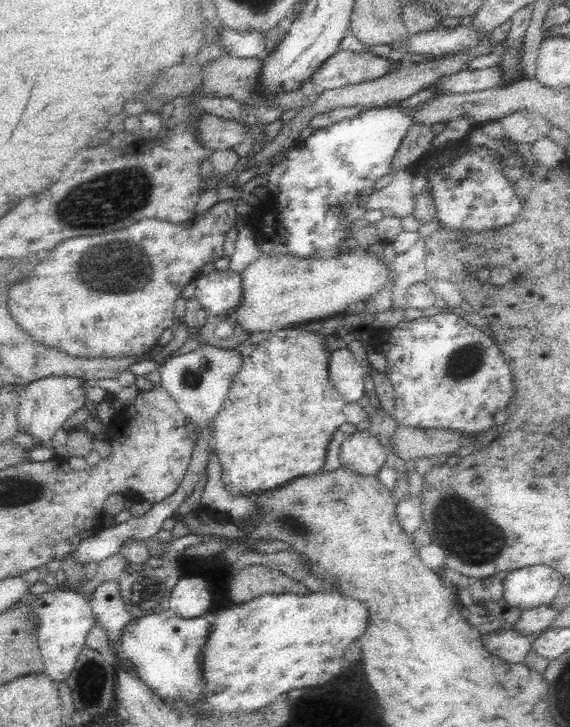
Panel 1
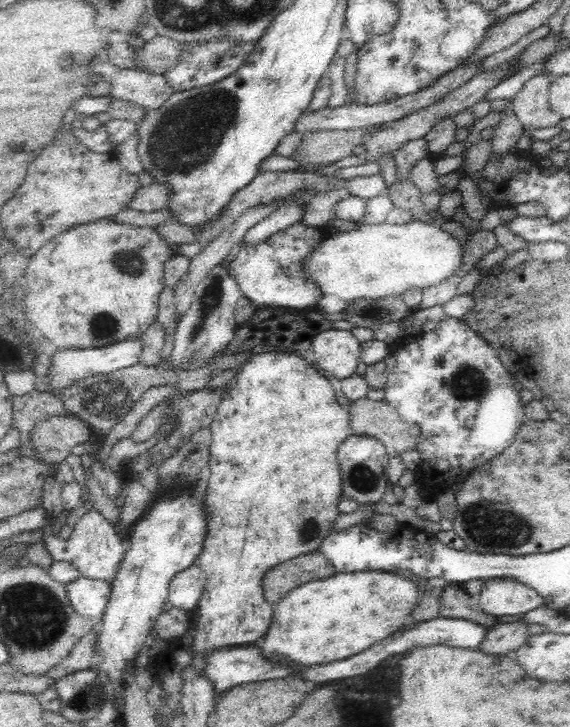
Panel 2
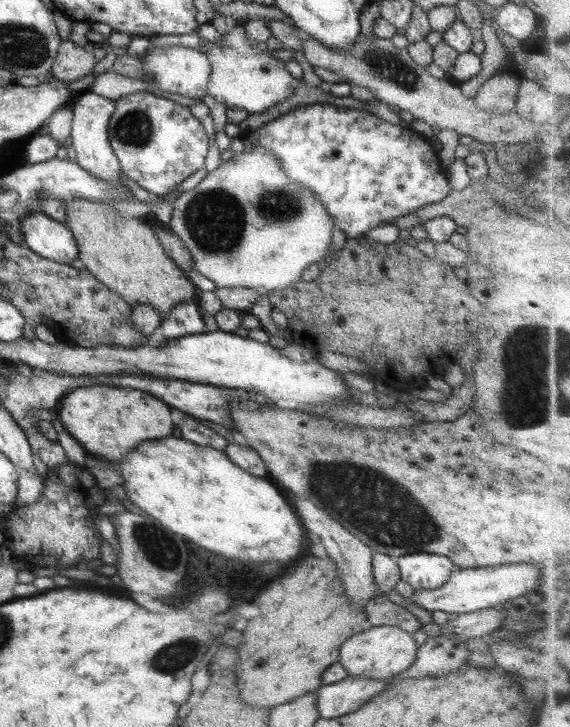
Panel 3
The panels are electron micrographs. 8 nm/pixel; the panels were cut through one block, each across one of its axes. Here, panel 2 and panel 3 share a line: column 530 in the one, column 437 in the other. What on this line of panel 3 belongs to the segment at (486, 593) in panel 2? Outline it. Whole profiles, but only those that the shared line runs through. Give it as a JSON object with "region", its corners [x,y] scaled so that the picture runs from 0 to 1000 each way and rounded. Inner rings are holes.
{"region":[[[905,774],[891,779],[839,781],[804,781],[793,787],[786,801],[758,812],[730,812],[723,828],[733,828],[744,839],[777,839],[793,846],[835,842],[854,836],[874,836],[884,828],[933,814],[944,805],[954,779],[942,776]]]}

